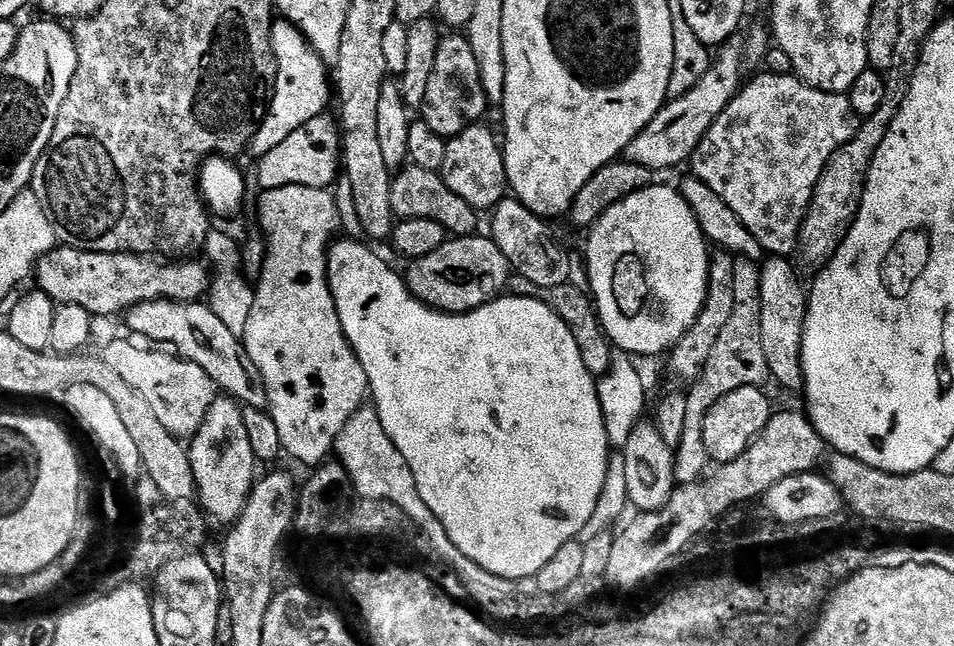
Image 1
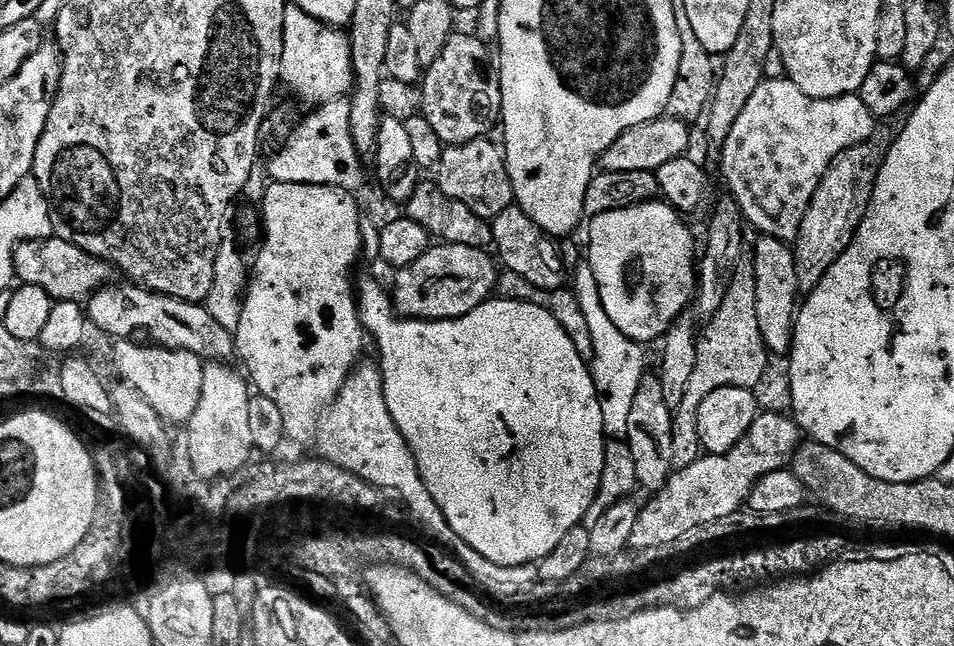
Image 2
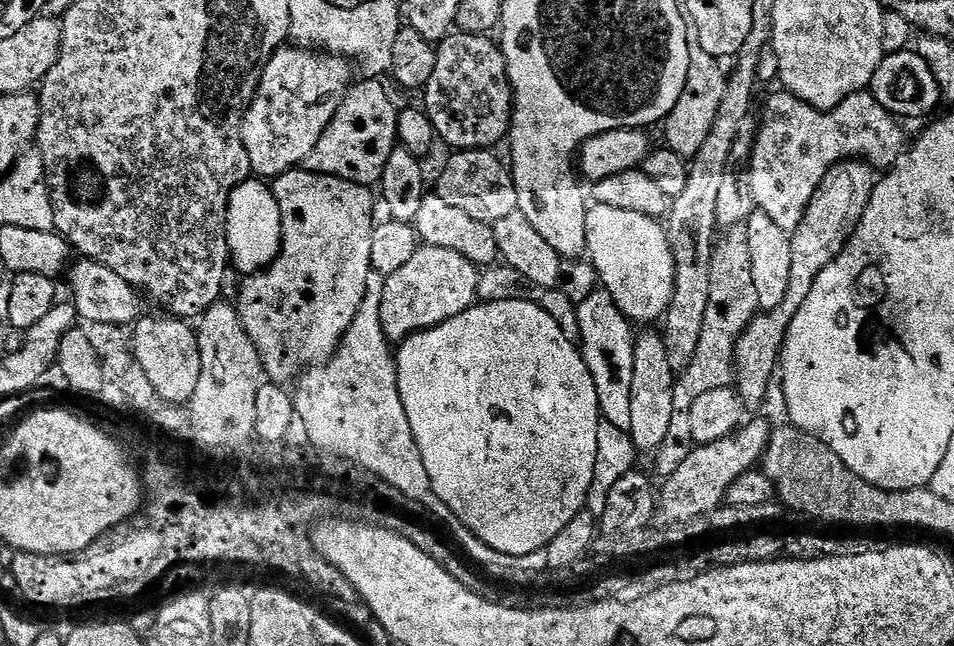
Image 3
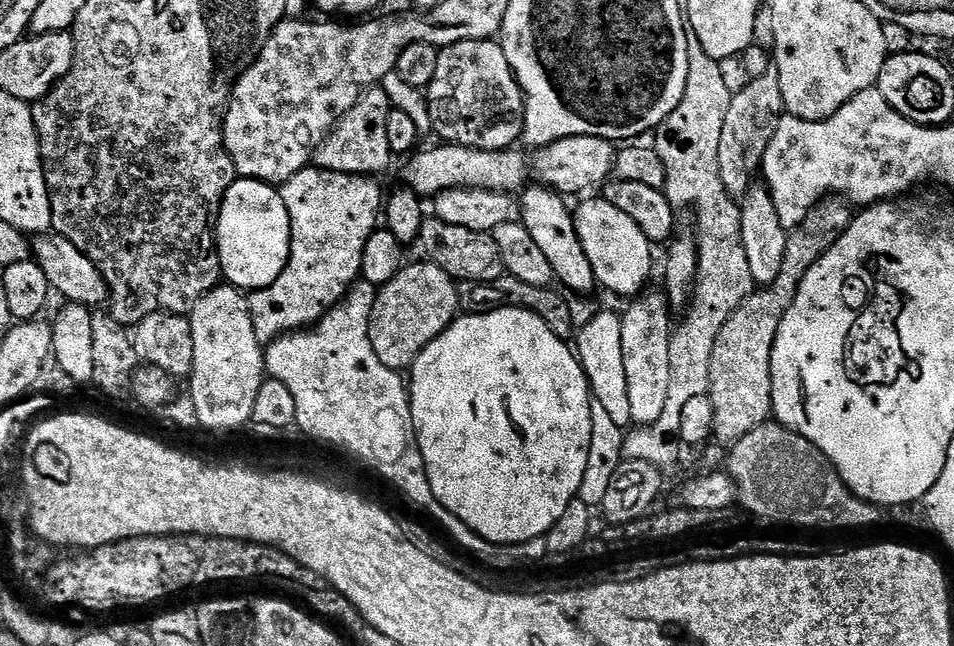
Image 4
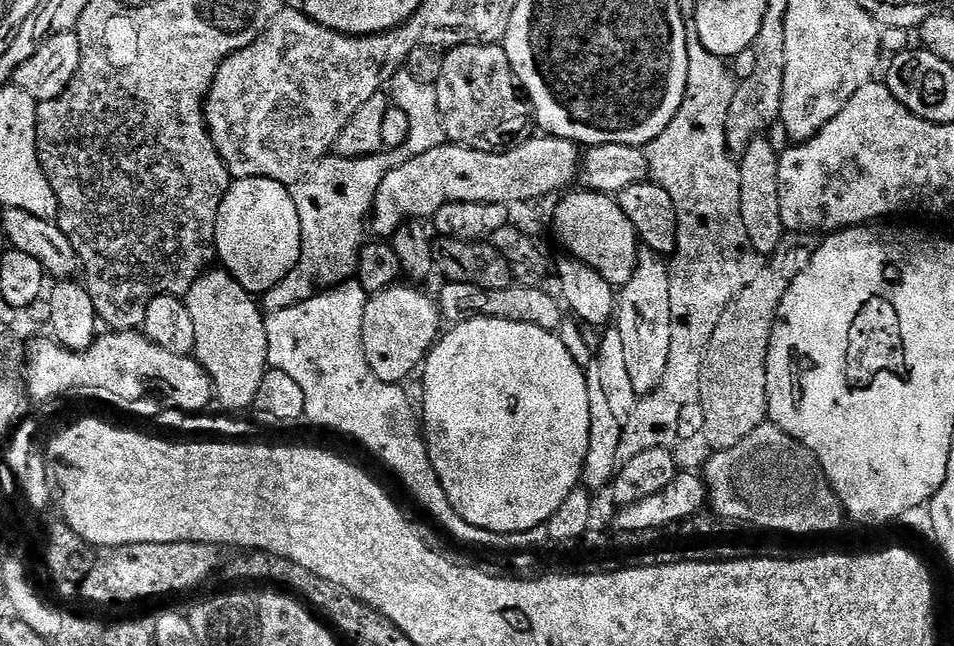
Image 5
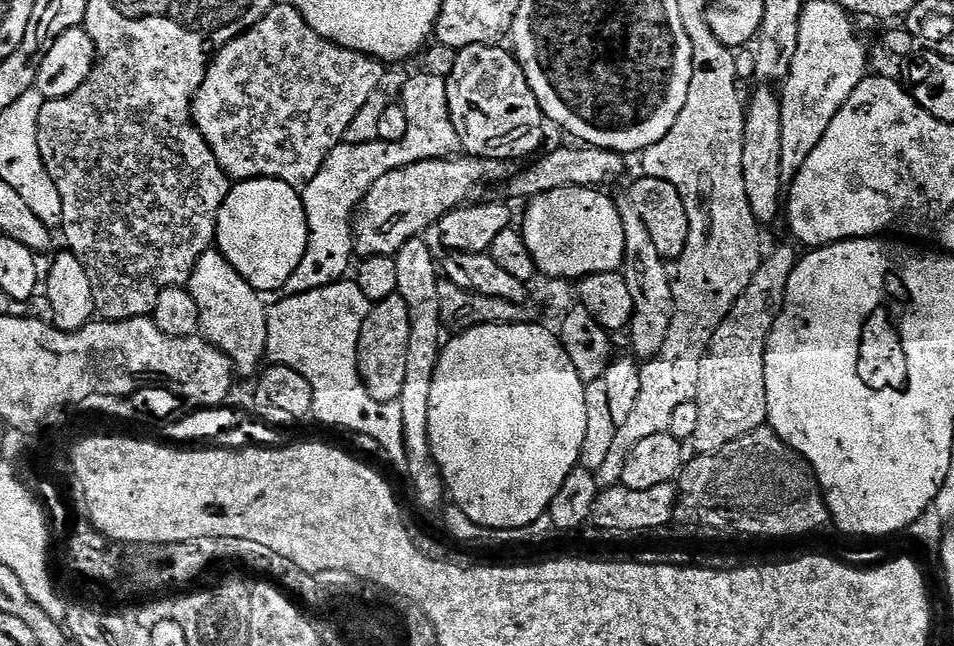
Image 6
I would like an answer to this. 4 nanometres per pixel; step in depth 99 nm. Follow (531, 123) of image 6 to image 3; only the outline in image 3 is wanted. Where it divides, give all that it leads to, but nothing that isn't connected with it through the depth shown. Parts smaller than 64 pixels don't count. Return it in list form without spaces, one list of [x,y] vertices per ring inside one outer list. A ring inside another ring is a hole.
[[[453,31],[446,39],[439,41],[436,50],[434,74],[430,74],[430,82],[422,90],[422,107],[428,113],[437,137],[444,140],[452,150],[470,148],[491,149],[500,139],[509,135],[512,127],[514,97],[512,84],[508,81],[508,63],[500,45],[495,39],[479,32]]]

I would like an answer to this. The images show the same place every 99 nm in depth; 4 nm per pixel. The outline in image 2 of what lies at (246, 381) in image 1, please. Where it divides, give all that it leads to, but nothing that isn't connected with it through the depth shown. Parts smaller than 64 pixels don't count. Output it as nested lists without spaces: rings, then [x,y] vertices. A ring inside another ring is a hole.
[[[113,282],[88,297],[86,316],[97,333],[109,338],[132,338],[135,332],[148,332],[157,345],[181,348],[205,362],[228,362],[234,356],[234,336],[218,324],[204,304],[191,304],[173,296],[152,292],[131,282]]]

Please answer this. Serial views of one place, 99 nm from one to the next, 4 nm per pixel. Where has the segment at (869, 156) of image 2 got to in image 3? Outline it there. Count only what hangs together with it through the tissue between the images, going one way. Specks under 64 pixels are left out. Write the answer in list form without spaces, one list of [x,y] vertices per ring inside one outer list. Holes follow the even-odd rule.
[[[859,158],[841,160],[828,169],[826,178],[814,190],[814,198],[806,206],[806,214],[802,214],[802,222],[792,233],[792,265],[790,266],[790,286],[786,296],[778,306],[769,312],[761,311],[744,327],[739,338],[734,341],[736,348],[736,381],[734,386],[747,409],[756,410],[765,400],[769,384],[777,373],[780,352],[784,349],[784,339],[790,330],[790,322],[794,314],[806,302],[810,295],[810,286],[814,286],[814,278],[842,254],[848,239],[854,234],[862,214],[866,214],[866,206],[870,202],[870,194],[874,190],[878,172],[873,165]]]

